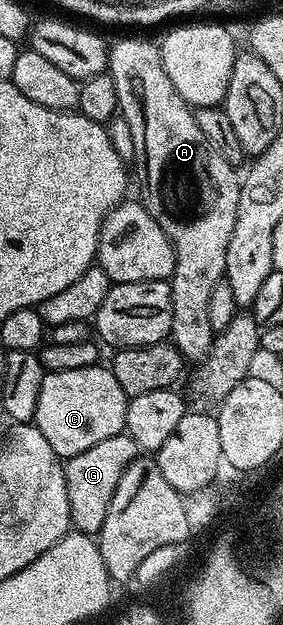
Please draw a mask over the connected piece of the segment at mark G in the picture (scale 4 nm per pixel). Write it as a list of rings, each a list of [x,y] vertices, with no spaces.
[[[124,433],[105,437],[93,449],[85,449],[85,453],[77,453],[77,457],[66,460],[65,489],[69,493],[69,509],[74,530],[85,535],[94,536],[105,521],[105,513],[109,513],[109,501],[113,501],[113,493],[117,493],[117,481],[121,481],[121,473],[140,454],[139,447]]]

